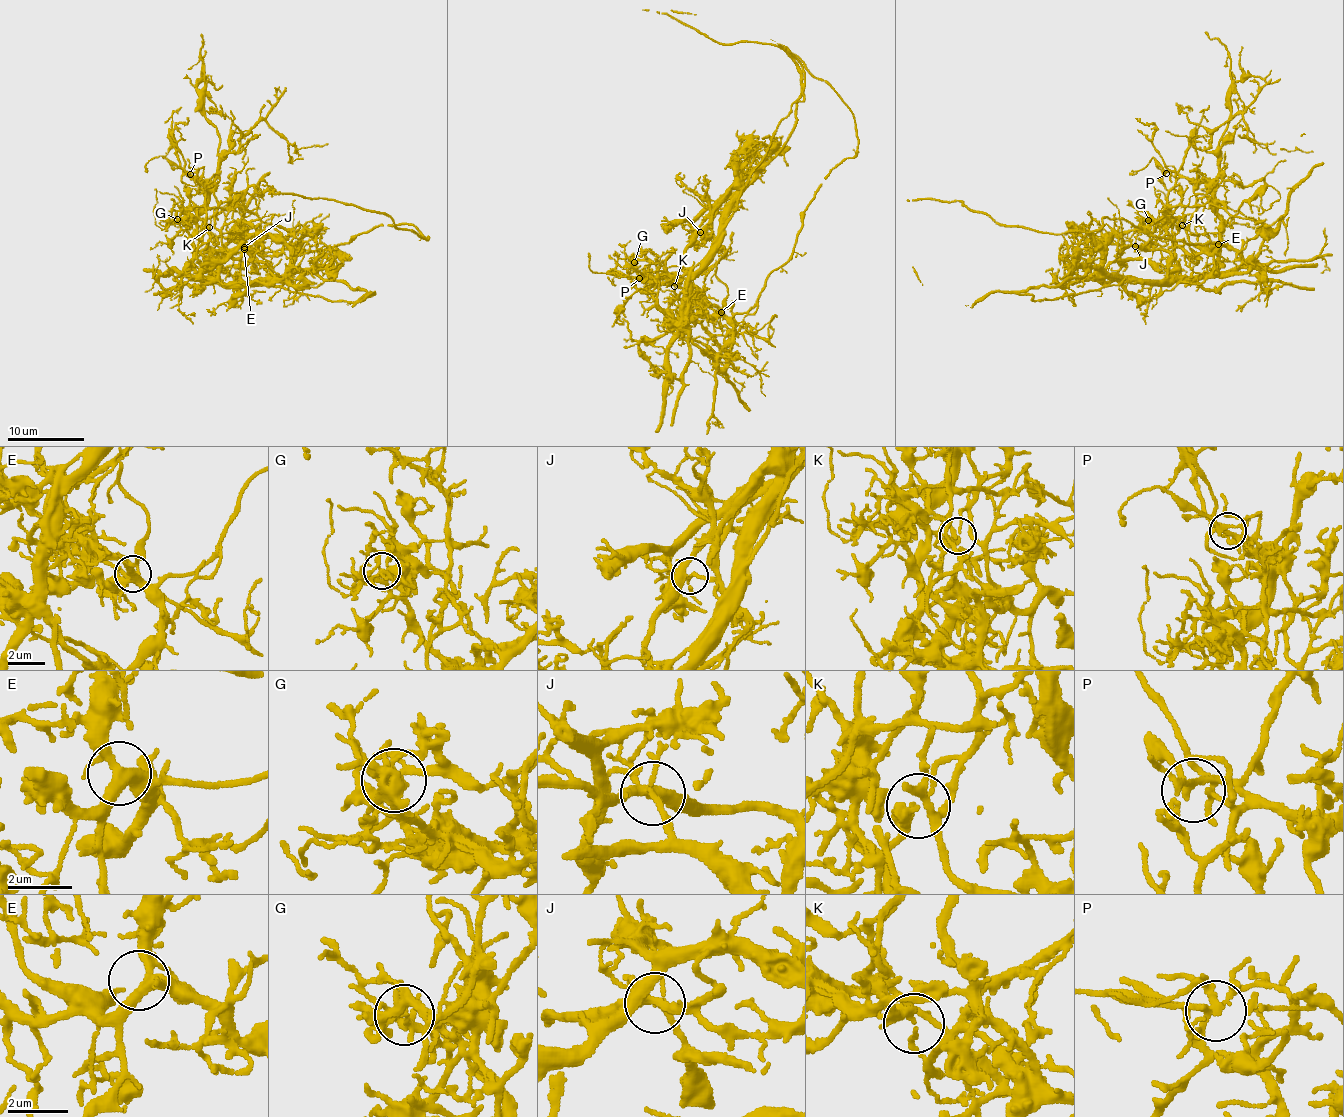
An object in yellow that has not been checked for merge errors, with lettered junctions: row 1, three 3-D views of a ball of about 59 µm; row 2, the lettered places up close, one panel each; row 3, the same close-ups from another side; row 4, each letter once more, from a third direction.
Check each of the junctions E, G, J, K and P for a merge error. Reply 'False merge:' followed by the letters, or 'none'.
False merge: G, J, K

